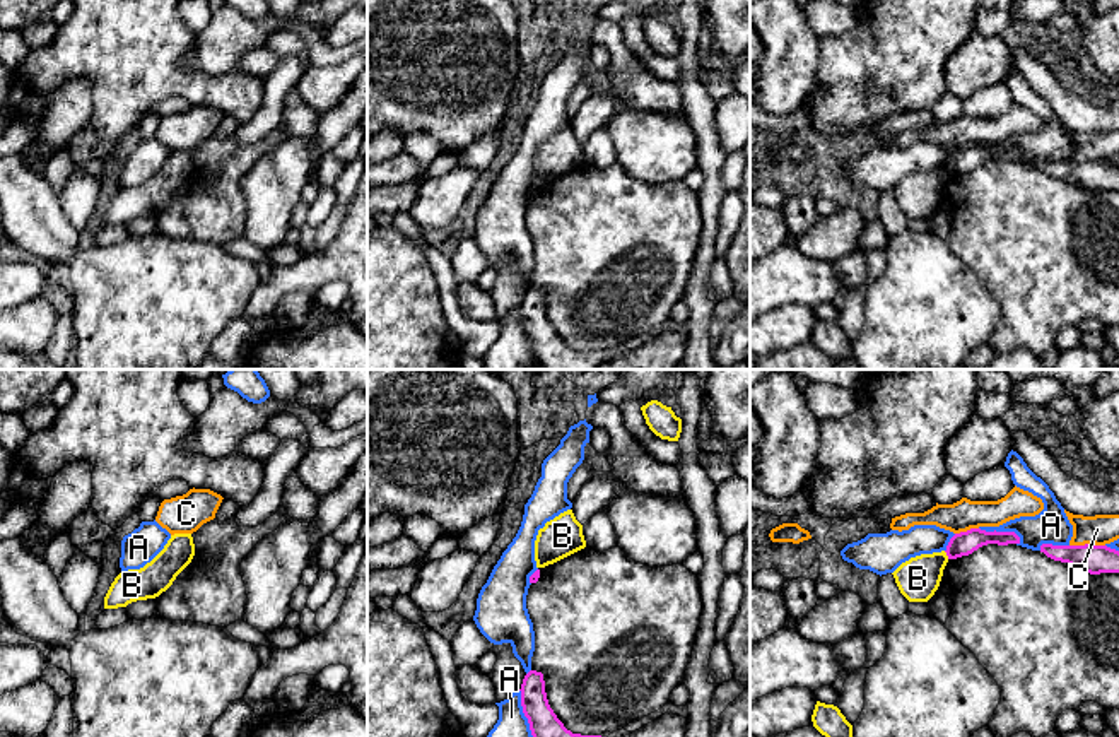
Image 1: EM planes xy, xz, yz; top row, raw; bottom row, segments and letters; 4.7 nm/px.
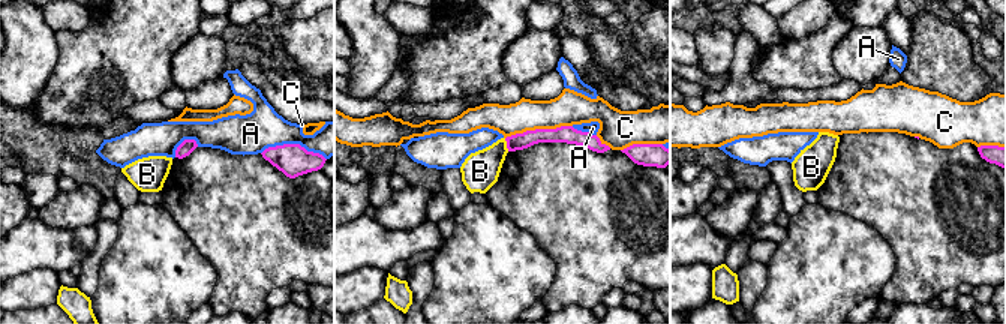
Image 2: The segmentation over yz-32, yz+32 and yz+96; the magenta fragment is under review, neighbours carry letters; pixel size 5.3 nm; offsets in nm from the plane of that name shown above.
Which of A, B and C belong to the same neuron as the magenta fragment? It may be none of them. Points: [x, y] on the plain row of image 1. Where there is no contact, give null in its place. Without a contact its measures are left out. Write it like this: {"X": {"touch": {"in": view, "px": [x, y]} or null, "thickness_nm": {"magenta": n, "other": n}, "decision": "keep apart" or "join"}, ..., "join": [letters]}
{"A": {"touch": {"in": "xz", "px": [527, 334]}, "thickness_nm": {"magenta": 190, "other": 220}, "decision": "keep apart"}, "B": {"touch": {"in": "yz", "px": [947, 171]}, "thickness_nm": {"magenta": 110, "other": 200}, "decision": "keep apart"}, "C": {"touch": {"in": "yz", "px": [1087, 161]}, "thickness_nm": {"magenta": 140, "other": 140}, "decision": "keep apart"}, "join": []}

